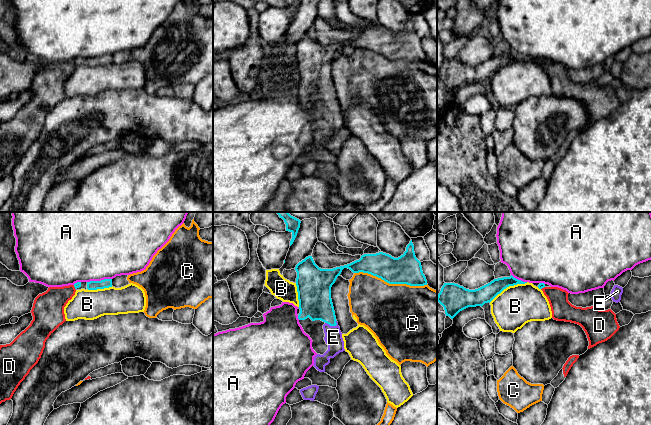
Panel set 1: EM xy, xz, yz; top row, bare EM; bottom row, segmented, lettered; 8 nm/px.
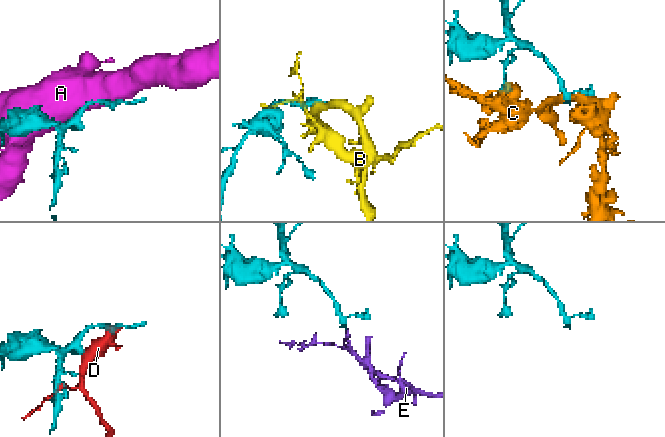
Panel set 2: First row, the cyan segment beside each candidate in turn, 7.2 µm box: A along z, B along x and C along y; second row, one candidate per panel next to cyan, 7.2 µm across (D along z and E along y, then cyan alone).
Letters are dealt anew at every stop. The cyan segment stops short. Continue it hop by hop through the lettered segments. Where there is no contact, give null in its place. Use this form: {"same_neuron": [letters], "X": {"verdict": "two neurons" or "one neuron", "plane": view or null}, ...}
{"same_neuron": ["E"], "A": {"verdict": "two neurons", "plane": "xy"}, "B": {"verdict": "two neurons", "plane": "yz"}, "C": {"verdict": "two neurons", "plane": "xz"}, "D": {"verdict": "two neurons", "plane": "xy"}, "E": {"verdict": "one neuron", "plane": "xz"}}

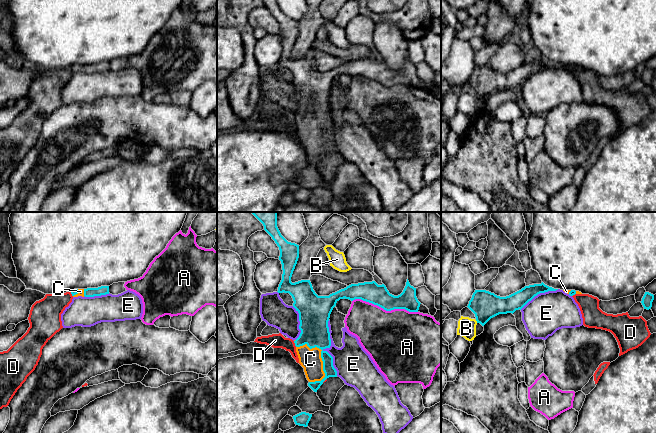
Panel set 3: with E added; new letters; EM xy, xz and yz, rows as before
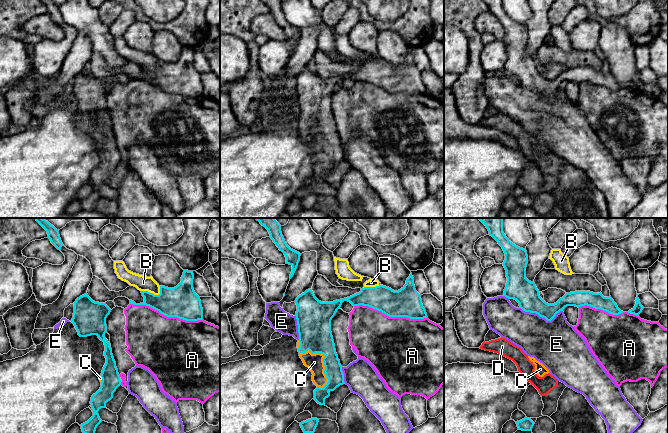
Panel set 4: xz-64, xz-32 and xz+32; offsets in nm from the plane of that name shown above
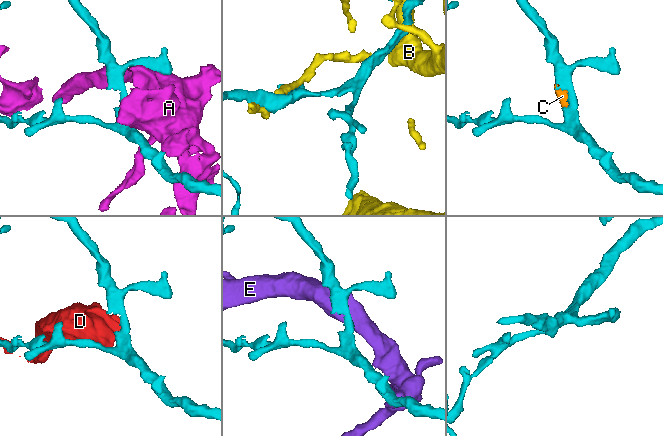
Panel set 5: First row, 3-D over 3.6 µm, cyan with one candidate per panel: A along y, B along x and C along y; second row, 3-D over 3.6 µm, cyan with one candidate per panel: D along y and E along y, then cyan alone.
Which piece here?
{"same_neuron": ["C"], "A": {"verdict": "two neurons", "plane": "xz"}, "B": {"verdict": "two neurons", "plane": "yz"}, "C": {"verdict": "one neuron", "plane": "xz"}, "D": {"verdict": "two neurons", "plane": "xz"}, "E": {"verdict": "two neurons", "plane": "xz"}}

